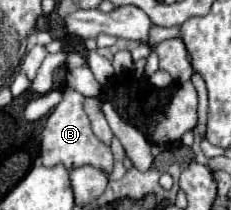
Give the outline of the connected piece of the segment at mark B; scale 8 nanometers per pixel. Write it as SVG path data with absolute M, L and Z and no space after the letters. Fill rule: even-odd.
M67 88L63 92L63 100L57 104L57 108L49 114L43 138L41 138L41 154L39 154L43 166L55 166L63 164L67 170L73 170L77 166L97 166L105 172L111 172L113 168L113 154L107 144L103 144L91 130L91 122L83 110L83 94Z

